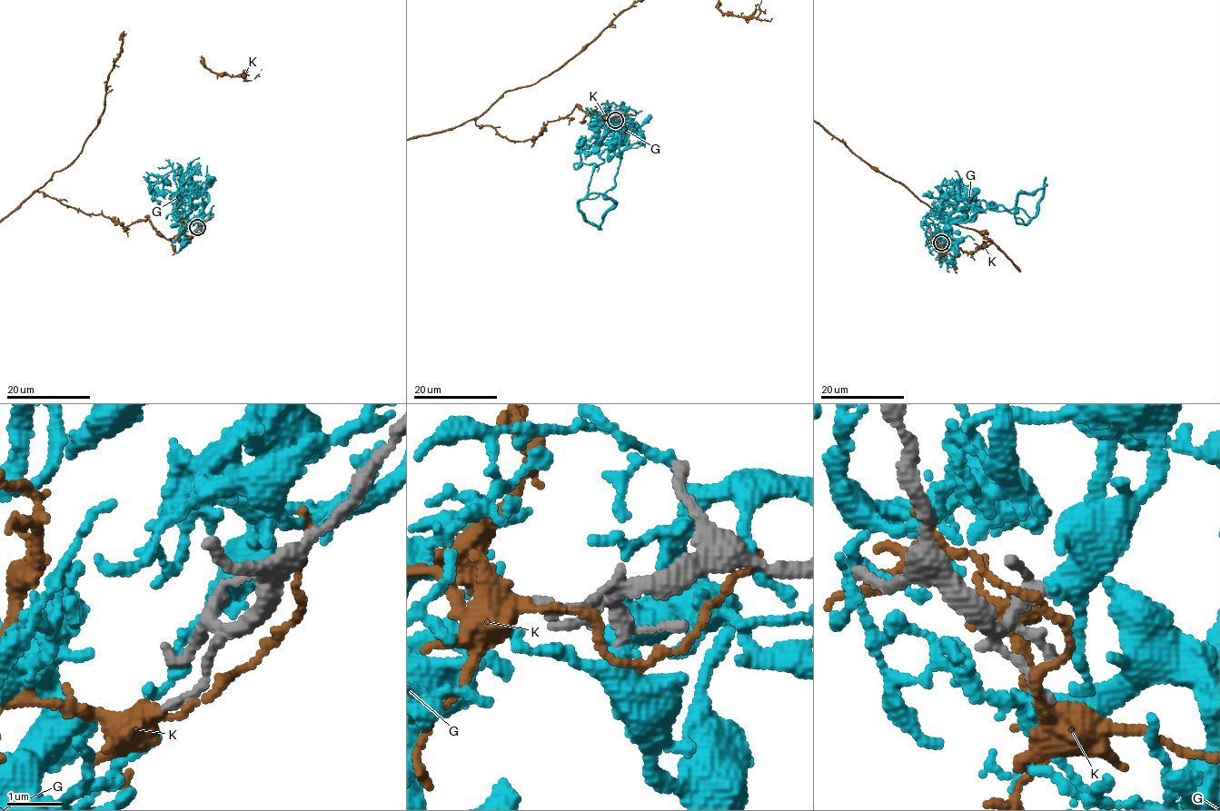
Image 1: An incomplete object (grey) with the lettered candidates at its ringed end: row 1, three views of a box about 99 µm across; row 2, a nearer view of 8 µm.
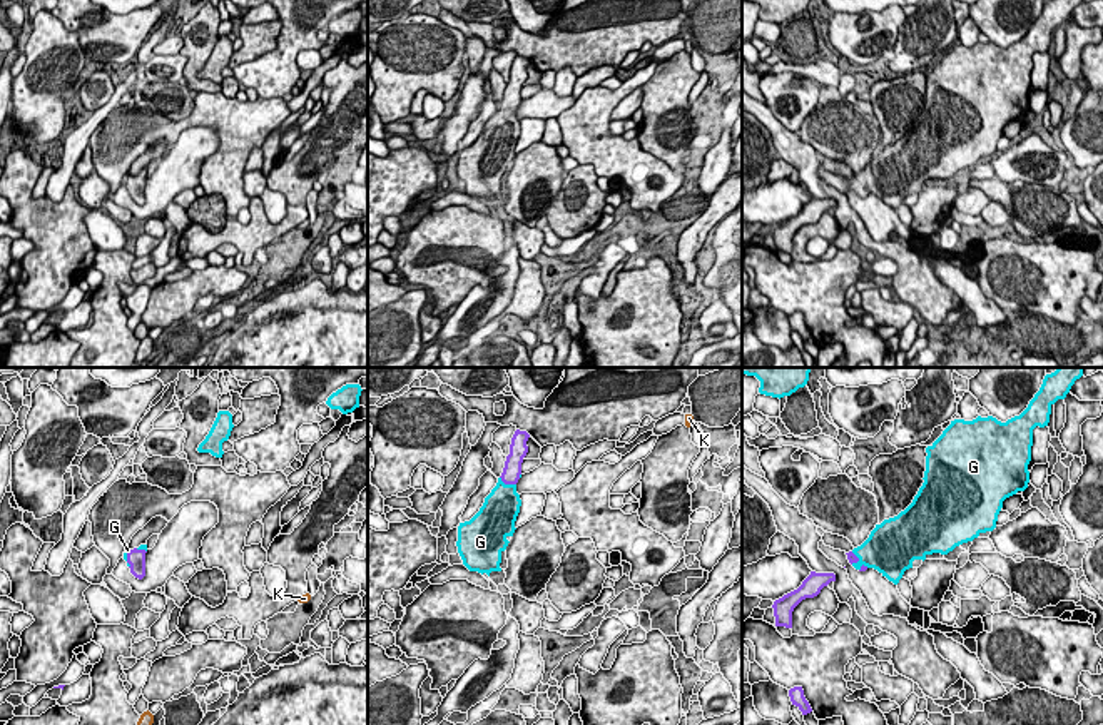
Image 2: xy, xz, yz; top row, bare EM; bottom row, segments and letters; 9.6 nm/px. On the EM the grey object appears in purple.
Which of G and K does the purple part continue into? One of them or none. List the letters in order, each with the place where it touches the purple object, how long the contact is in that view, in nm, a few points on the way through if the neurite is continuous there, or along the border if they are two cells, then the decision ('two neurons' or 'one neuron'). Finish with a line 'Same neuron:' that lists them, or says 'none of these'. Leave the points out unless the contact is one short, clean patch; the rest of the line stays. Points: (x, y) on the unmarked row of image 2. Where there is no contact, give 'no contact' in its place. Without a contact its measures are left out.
G: contact xz (507, 109); length 180 nm; way xz (512, 96), (507, 109), (502, 132); one neuron
K: no contact; two neurons
Same neuron: G

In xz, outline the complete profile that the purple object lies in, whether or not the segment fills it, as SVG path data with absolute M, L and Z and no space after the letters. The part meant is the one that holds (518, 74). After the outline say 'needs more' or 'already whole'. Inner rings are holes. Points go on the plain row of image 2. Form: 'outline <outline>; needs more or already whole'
outline M516 55L505 94L496 112L485 124L480 137L458 152L458 179L470 197L486 199L501 197L501 179L508 172L508 162L515 159L515 147L520 139L521 125L516 109L521 104L521 89L528 79L530 60Z; needs more

